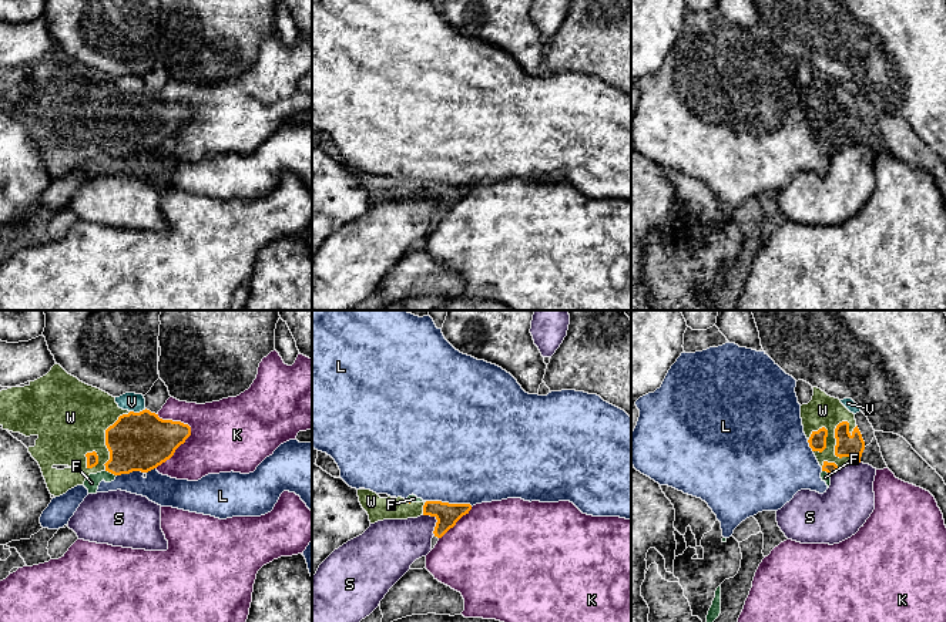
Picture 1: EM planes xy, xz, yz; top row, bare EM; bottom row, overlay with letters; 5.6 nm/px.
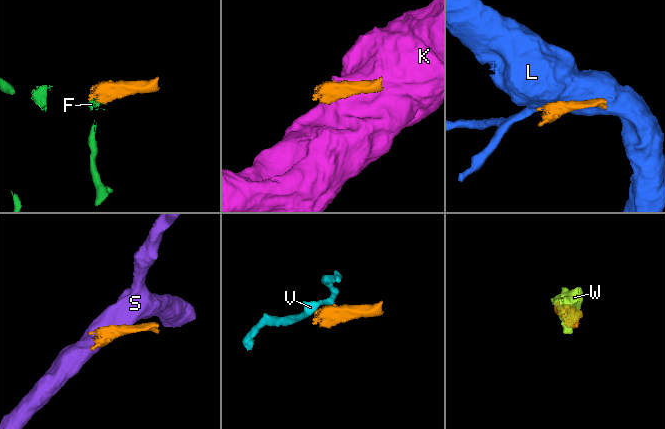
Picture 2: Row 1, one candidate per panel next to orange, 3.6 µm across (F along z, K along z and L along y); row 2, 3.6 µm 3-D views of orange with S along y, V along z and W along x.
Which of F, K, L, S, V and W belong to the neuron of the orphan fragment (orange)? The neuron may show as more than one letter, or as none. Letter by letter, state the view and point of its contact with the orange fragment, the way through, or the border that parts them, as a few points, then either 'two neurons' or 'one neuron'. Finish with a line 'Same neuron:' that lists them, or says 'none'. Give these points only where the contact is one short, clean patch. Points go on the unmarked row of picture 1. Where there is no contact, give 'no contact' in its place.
F: contact xy (111, 154); border xy (106, 151), (116, 157); two neurons
K: contact xy (190, 114); two neurons
L: contact xz (448, 184); two neurons
S: contact xz (438, 202); border xz (423, 195), (429, 195), (436, 201), (435, 215); two neurons
V: contact xy (137, 94); two neurons
W: contact yz (835, 128); one neuron
Same neuron: W

